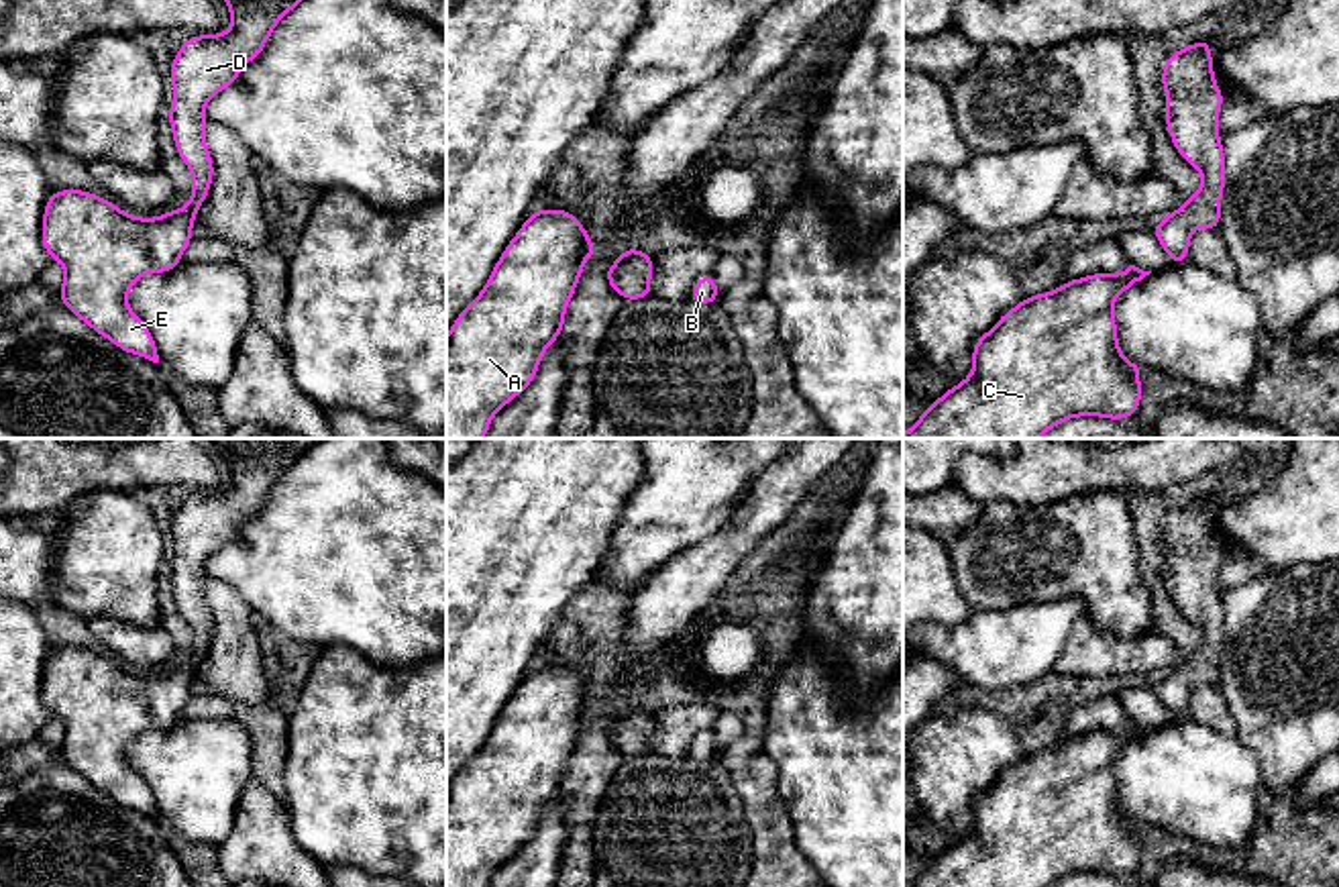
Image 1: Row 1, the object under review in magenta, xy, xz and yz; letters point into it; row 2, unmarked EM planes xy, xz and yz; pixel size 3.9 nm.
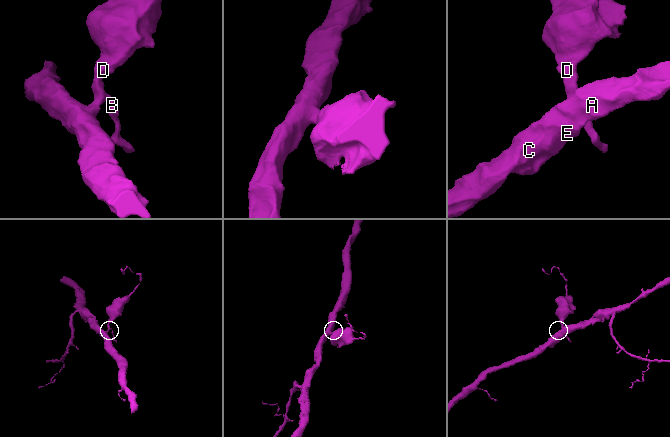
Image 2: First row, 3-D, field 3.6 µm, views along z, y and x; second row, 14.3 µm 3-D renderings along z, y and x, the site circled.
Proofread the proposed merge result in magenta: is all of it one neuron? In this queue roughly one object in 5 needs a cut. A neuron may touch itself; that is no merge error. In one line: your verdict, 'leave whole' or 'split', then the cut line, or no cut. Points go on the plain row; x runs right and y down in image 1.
leave whole; cut none

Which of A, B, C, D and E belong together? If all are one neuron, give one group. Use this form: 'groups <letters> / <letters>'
groups A B C D E

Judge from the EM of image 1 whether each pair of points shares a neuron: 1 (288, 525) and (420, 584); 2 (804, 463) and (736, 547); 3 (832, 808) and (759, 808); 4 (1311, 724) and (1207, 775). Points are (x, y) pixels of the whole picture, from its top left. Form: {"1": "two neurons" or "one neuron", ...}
{"1": "one neuron", "2": "one neuron", "3": "two neurons", "4": "two neurons"}

